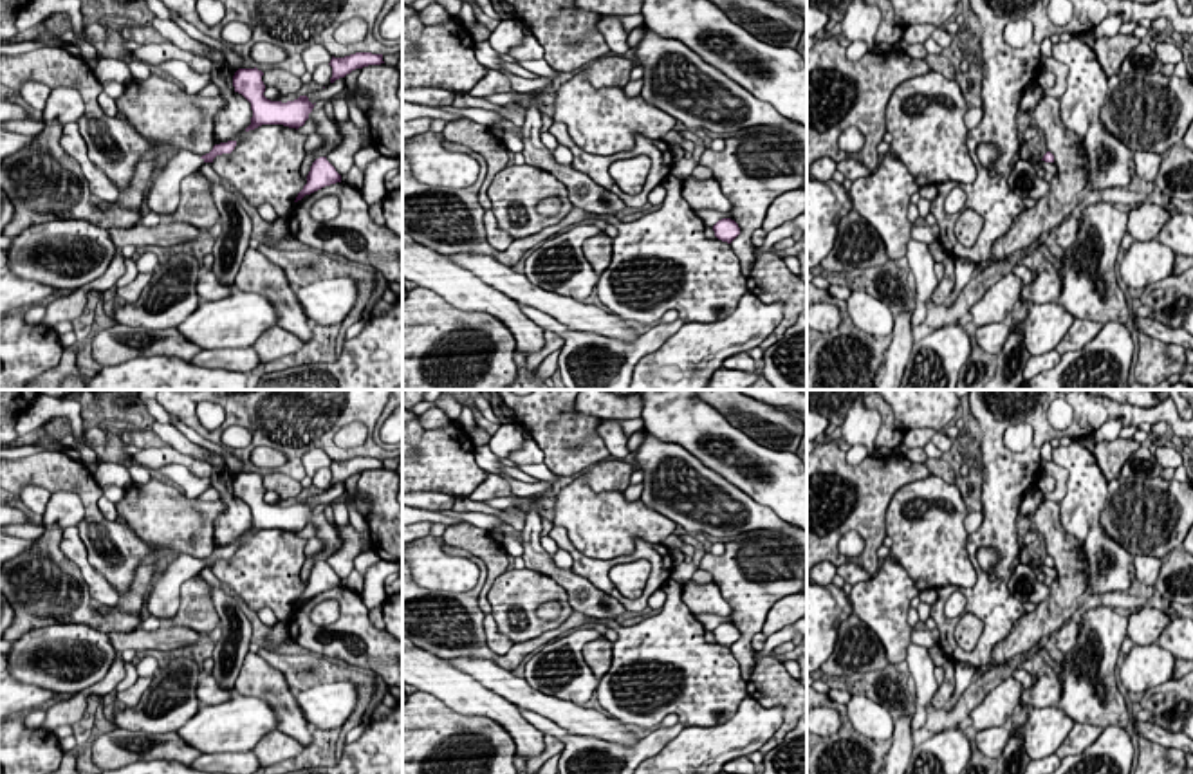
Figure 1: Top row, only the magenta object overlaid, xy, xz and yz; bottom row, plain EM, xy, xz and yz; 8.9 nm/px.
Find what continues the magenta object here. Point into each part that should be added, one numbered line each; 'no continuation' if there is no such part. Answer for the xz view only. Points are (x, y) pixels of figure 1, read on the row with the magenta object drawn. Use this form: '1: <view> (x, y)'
no continuation

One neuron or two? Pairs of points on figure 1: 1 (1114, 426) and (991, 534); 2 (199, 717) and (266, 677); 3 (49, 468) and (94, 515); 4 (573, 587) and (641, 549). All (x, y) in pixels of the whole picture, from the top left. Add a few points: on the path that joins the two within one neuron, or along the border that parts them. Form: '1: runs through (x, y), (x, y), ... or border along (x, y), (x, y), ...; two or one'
1: border along (1123, 419), (1109, 419), (1092, 433); two
2: border along (237, 693), (260, 697), (275, 713); two
3: runs through (64, 473), (89, 495), (89, 500); one
4: border along (569, 569), (585, 576), (621, 603); two

